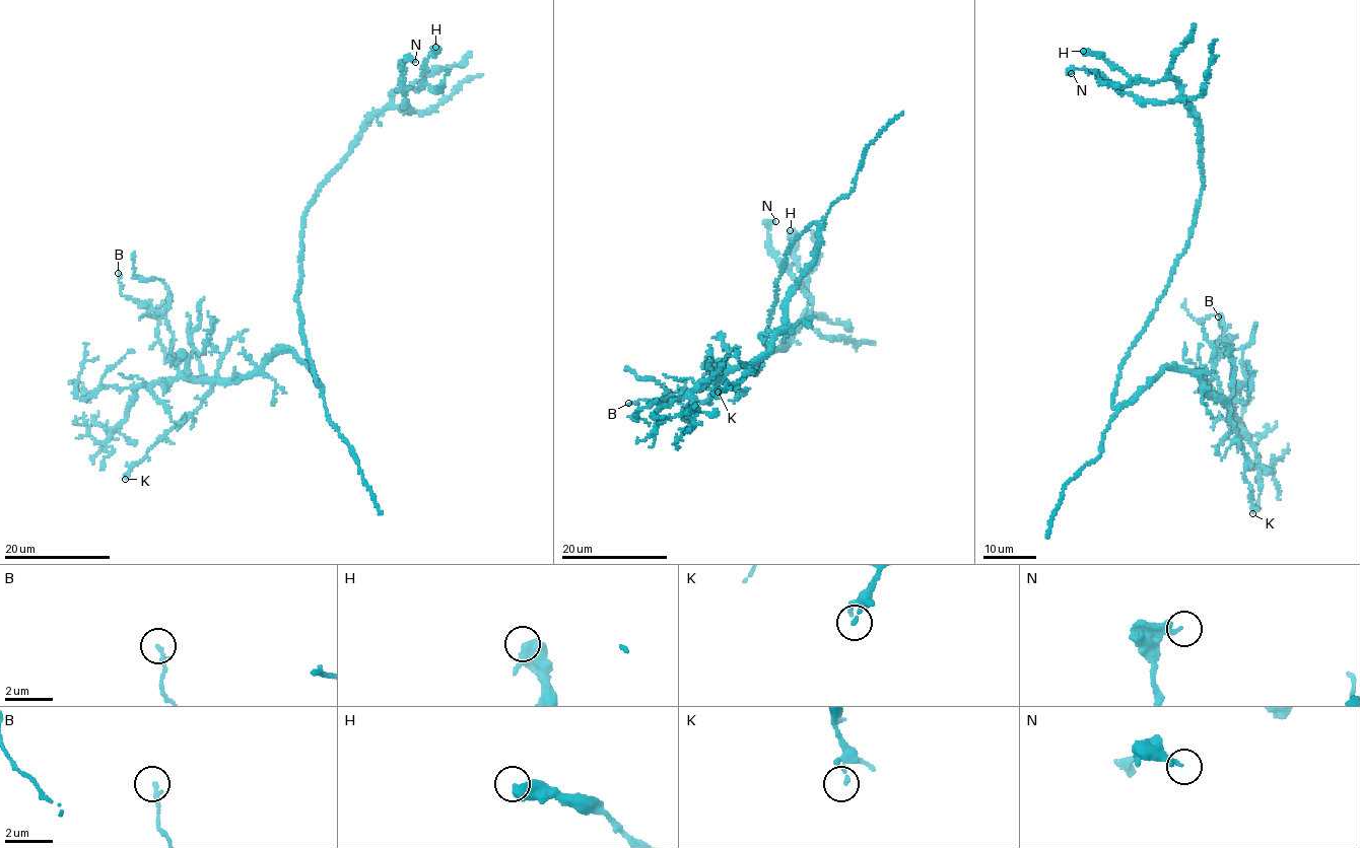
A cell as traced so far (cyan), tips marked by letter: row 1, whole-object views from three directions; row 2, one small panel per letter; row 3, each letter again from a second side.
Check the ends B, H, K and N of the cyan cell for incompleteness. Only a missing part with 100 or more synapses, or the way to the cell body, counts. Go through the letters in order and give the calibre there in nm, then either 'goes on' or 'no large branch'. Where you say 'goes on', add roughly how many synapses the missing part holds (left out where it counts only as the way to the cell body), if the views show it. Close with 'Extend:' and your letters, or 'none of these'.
B: calibre 170 nm; no large branch
H: calibre 360 nm; no large branch
K: calibre 170 nm; no large branch
N: calibre 240 nm; no large branch
Extend: none of these

